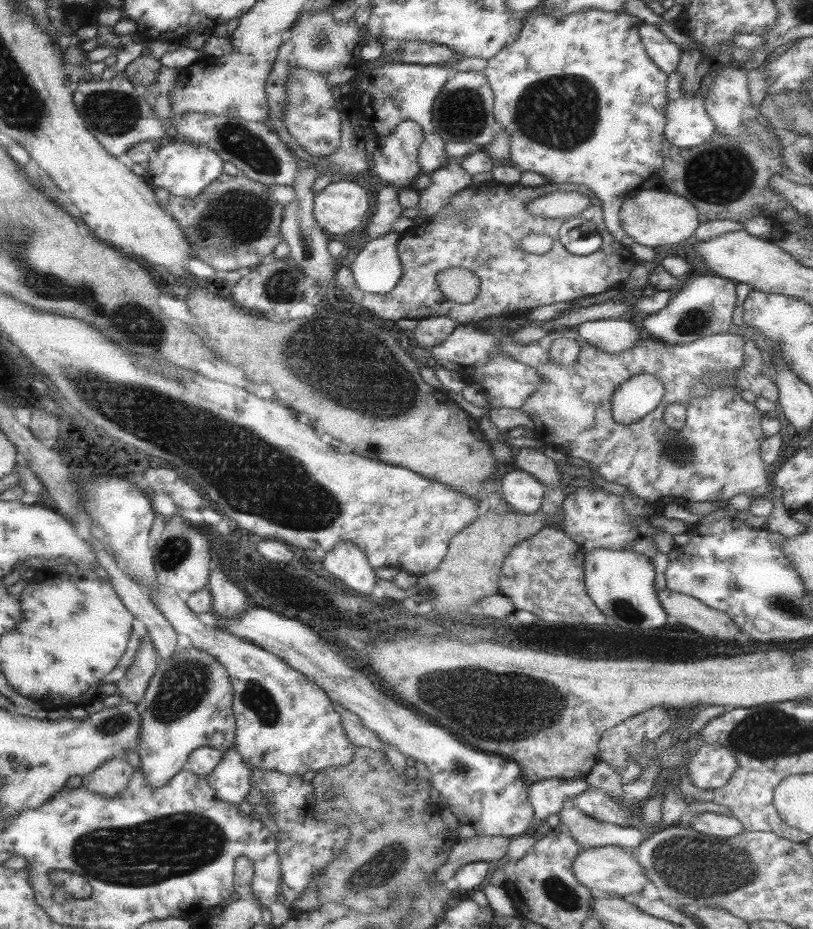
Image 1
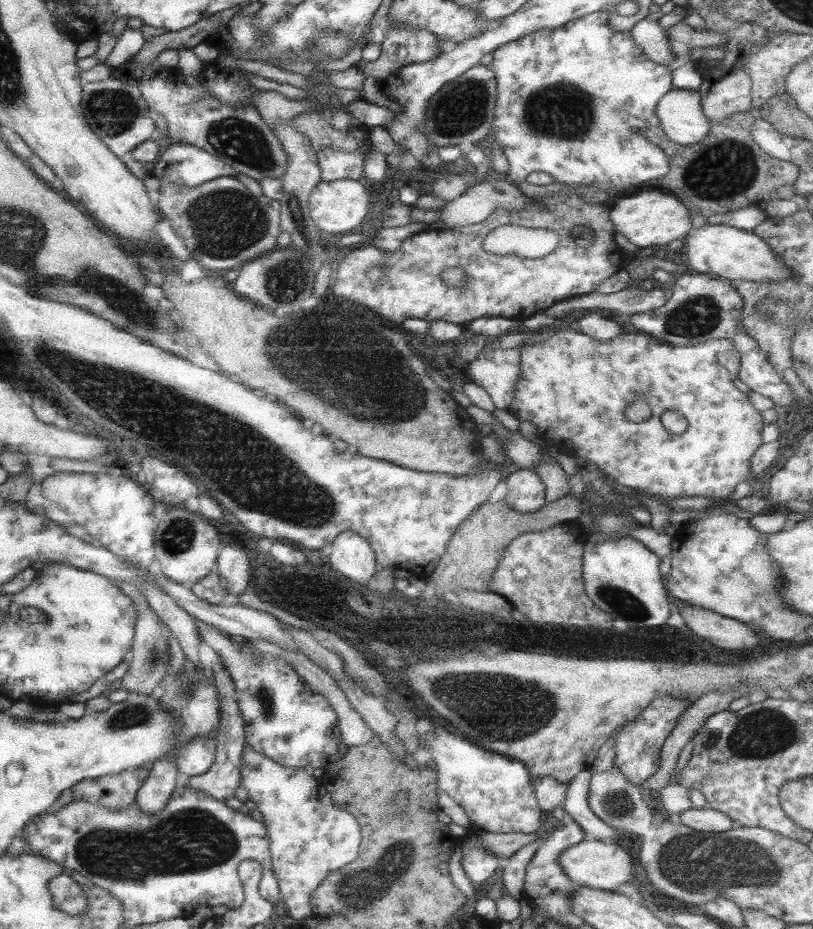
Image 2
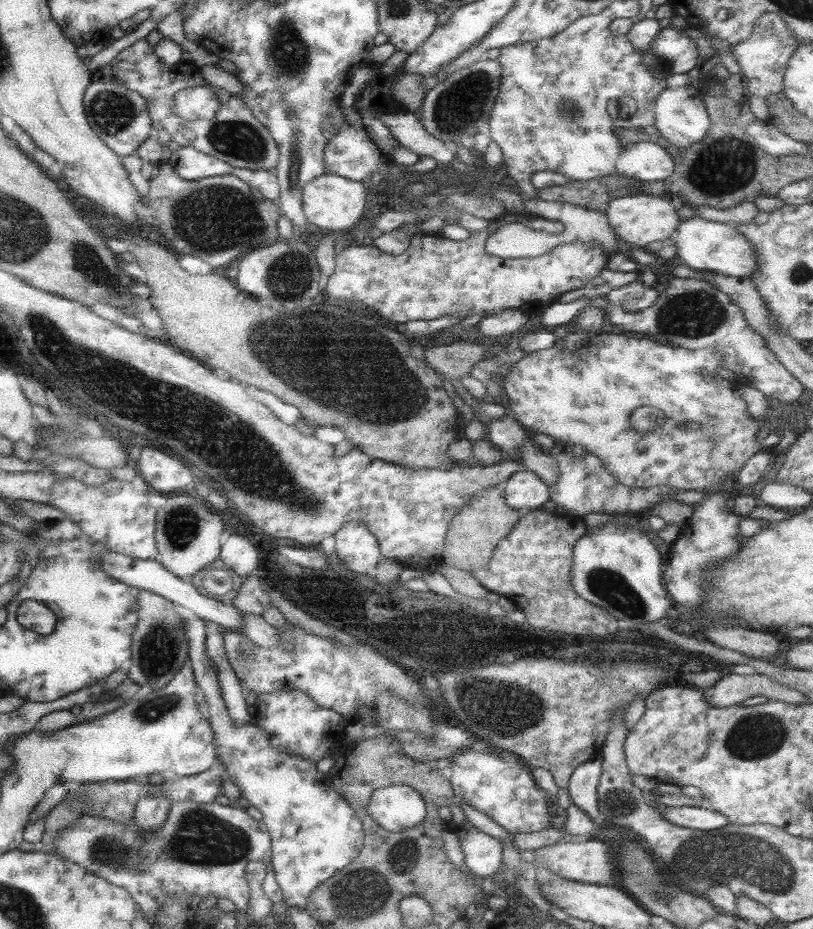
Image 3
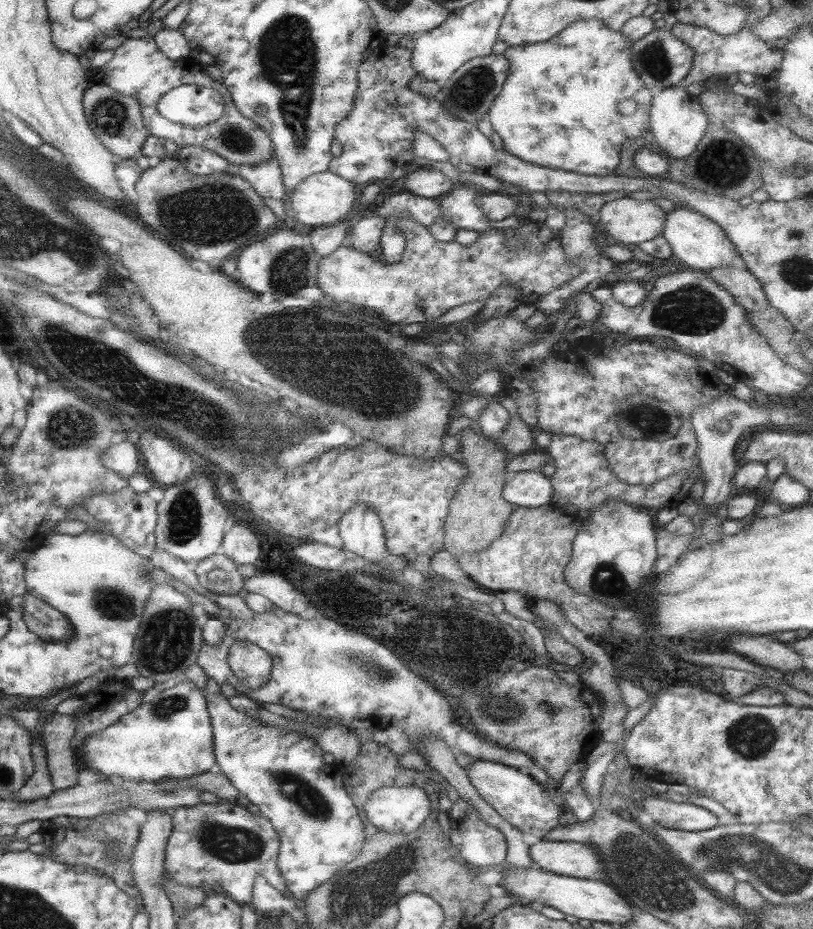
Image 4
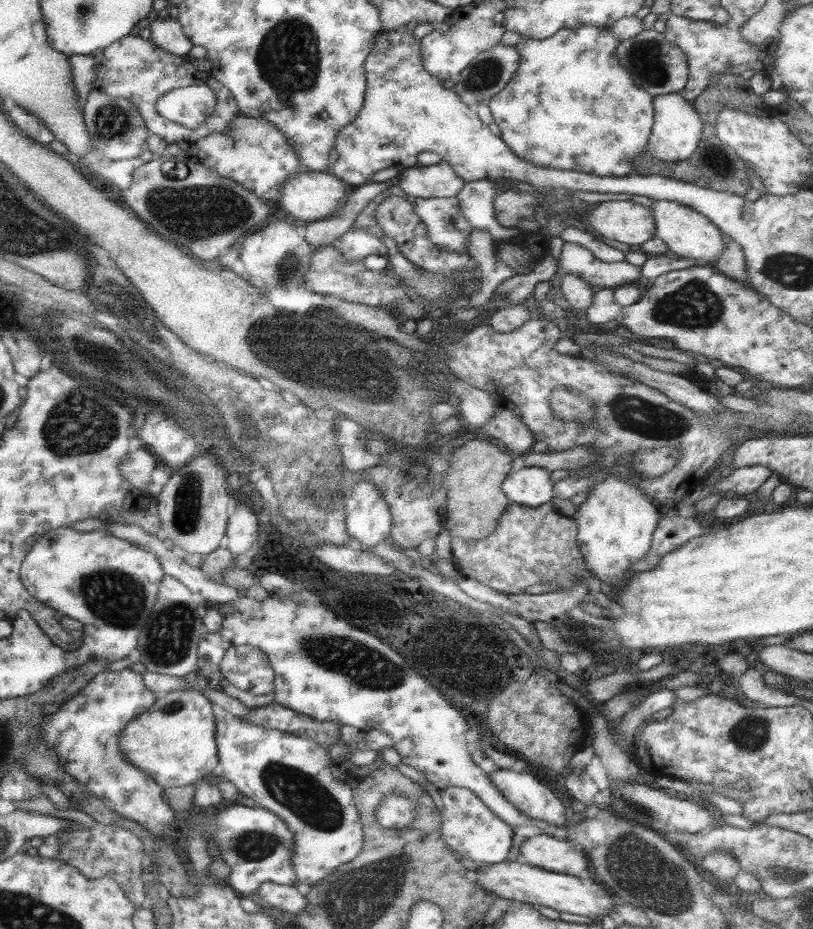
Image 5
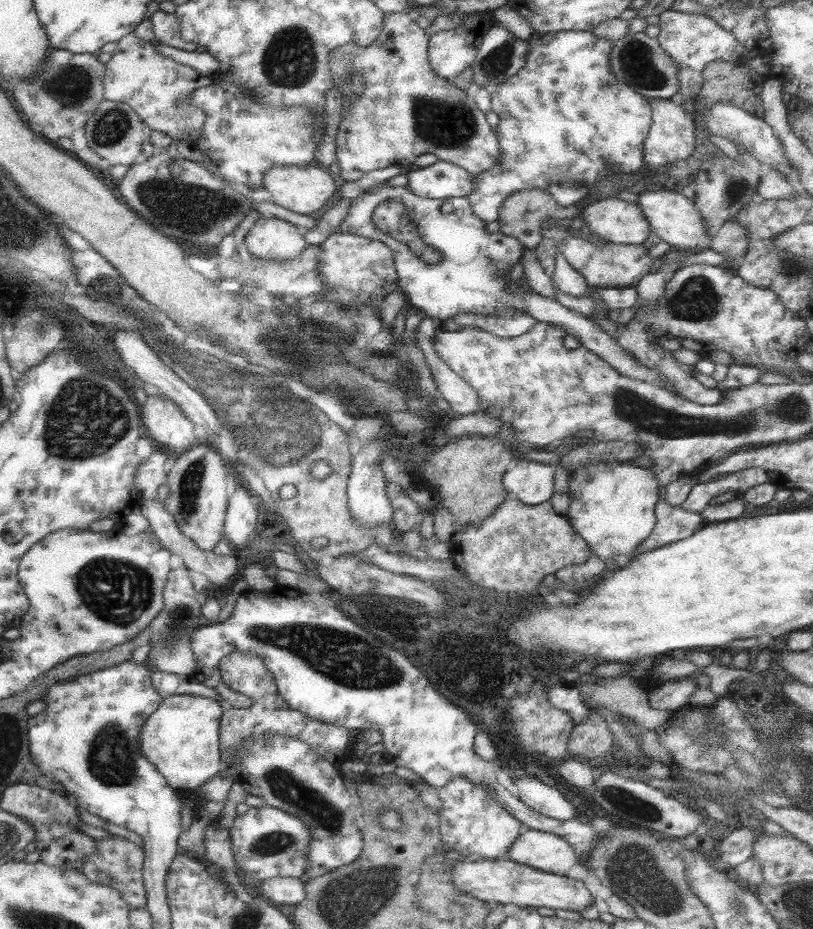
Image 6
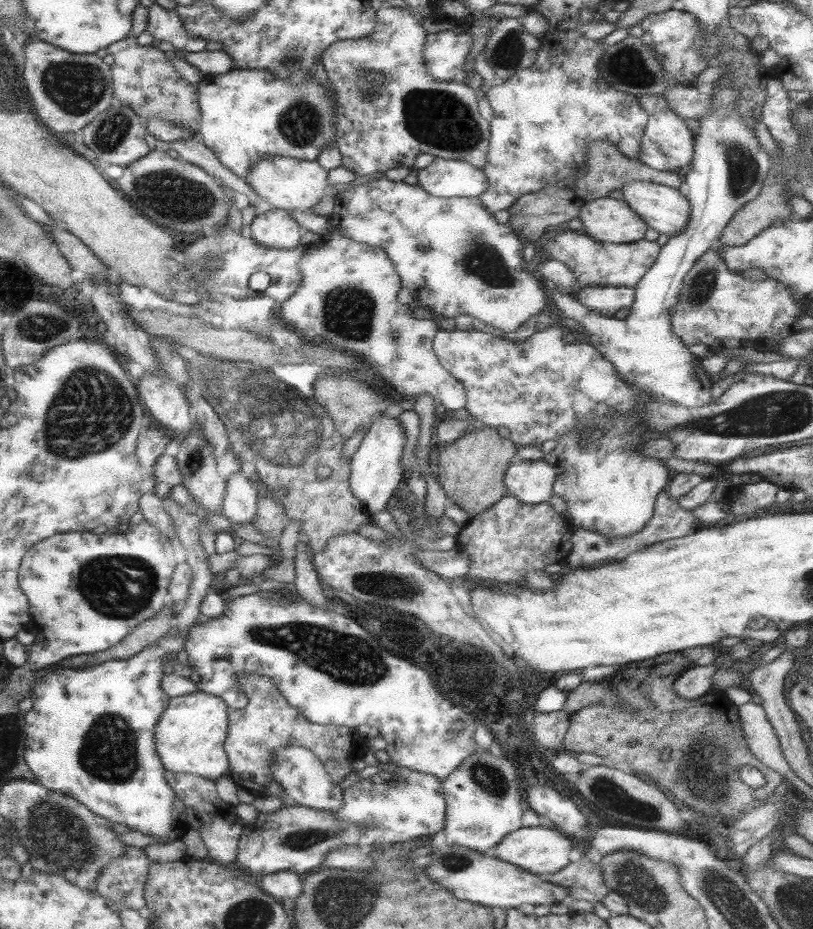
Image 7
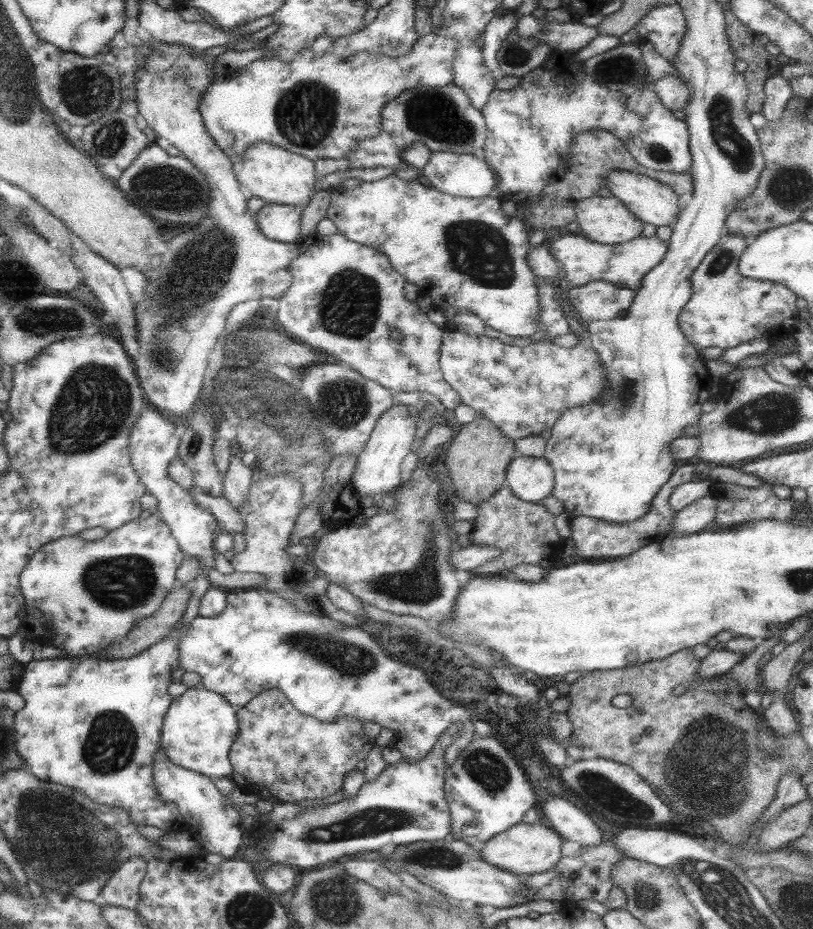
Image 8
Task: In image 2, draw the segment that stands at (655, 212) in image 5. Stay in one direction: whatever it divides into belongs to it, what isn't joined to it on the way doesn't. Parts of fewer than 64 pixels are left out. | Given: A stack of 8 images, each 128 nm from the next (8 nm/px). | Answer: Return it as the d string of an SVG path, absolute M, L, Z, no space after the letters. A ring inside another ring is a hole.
M703 225L692 229L684 237L683 254L687 266L711 278L727 279L734 284L742 280L776 283L790 277L790 272L778 260L769 246L751 231L725 225Z

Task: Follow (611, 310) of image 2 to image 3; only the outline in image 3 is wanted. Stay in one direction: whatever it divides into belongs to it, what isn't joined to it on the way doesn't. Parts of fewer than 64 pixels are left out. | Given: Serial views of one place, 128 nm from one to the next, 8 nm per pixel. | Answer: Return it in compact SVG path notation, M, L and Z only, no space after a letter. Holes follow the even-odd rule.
M633 280L629 284L614 288L604 295L610 305L620 306L624 311L640 311L653 304L658 292Z

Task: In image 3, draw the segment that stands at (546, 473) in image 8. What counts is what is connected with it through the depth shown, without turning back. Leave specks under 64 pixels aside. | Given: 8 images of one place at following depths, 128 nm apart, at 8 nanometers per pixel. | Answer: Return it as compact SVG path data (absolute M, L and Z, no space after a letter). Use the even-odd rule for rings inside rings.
M531 471L514 472L507 480L504 488L504 501L509 508L522 511L539 509L548 501L548 486Z

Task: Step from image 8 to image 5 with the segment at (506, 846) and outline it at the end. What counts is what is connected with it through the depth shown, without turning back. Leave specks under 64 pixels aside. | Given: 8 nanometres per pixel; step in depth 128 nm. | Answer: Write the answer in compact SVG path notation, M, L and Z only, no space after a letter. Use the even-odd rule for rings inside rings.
M537 834L519 844L521 862L556 874L577 877L582 870L589 870L586 856L577 852L565 840L554 840Z

